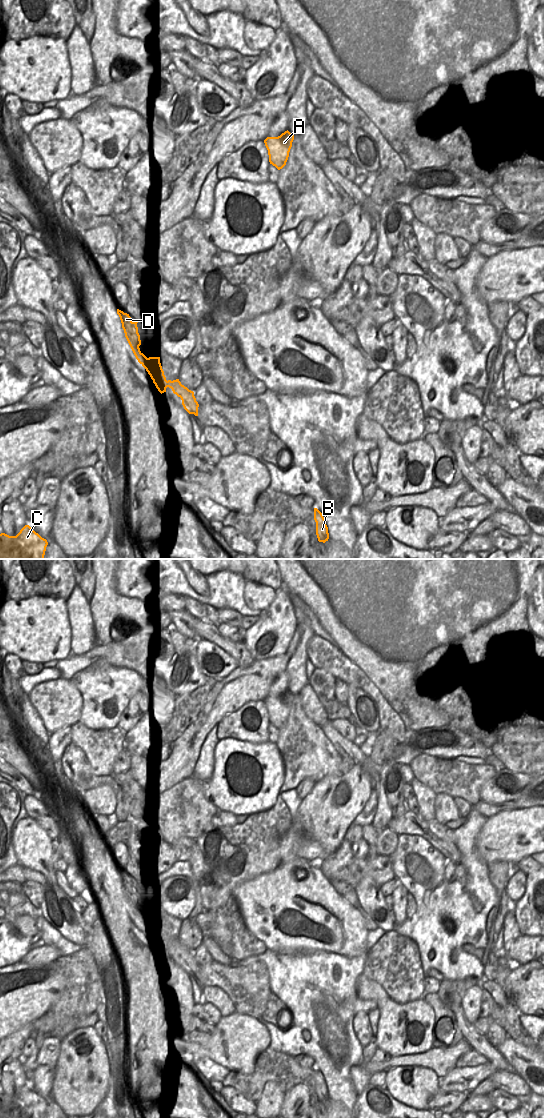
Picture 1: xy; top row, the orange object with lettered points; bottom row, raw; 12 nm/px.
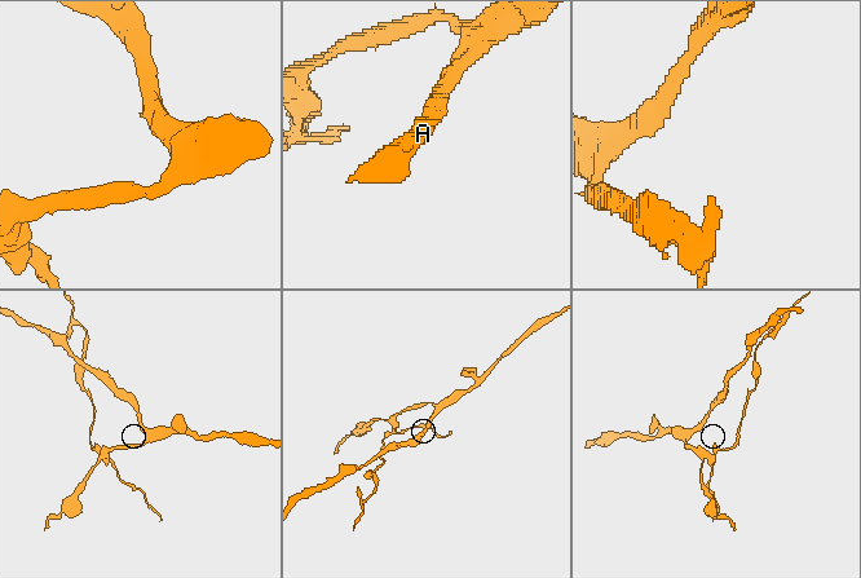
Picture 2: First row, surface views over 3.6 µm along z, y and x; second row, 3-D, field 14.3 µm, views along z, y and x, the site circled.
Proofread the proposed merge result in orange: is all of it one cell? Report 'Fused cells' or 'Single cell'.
Fused cells.

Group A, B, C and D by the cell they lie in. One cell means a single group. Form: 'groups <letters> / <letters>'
groups A C / B D

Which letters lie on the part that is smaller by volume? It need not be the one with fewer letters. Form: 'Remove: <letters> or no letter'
Remove: B, D

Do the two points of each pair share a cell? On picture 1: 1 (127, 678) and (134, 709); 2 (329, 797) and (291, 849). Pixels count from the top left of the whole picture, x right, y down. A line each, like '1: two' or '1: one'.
1: two
2: one

